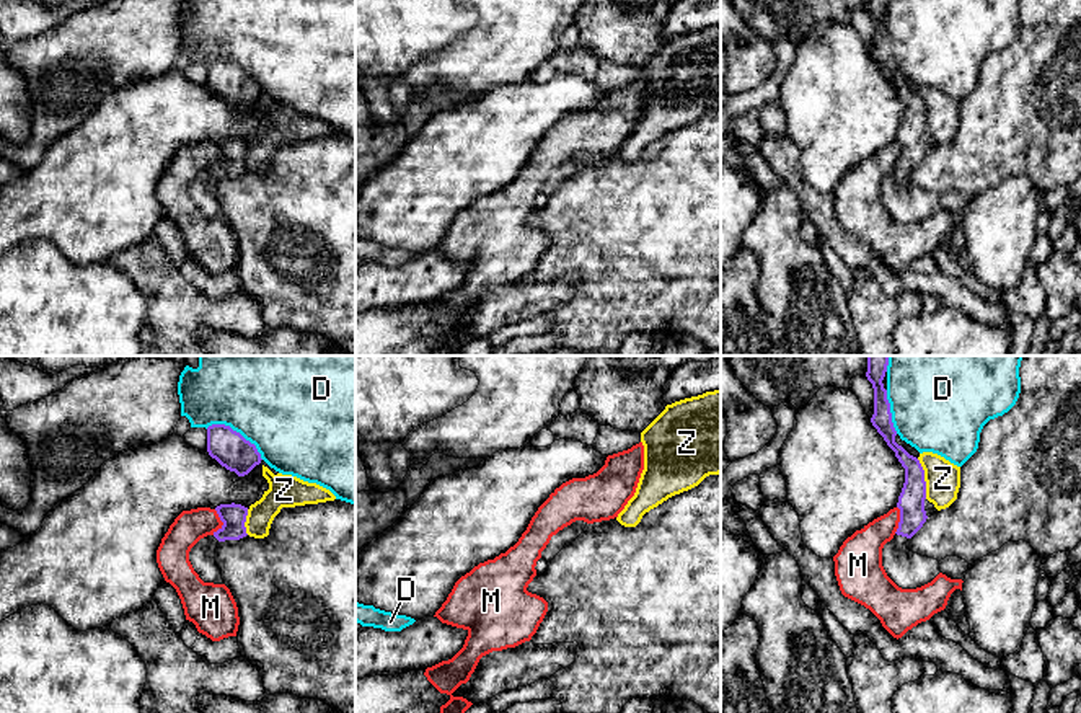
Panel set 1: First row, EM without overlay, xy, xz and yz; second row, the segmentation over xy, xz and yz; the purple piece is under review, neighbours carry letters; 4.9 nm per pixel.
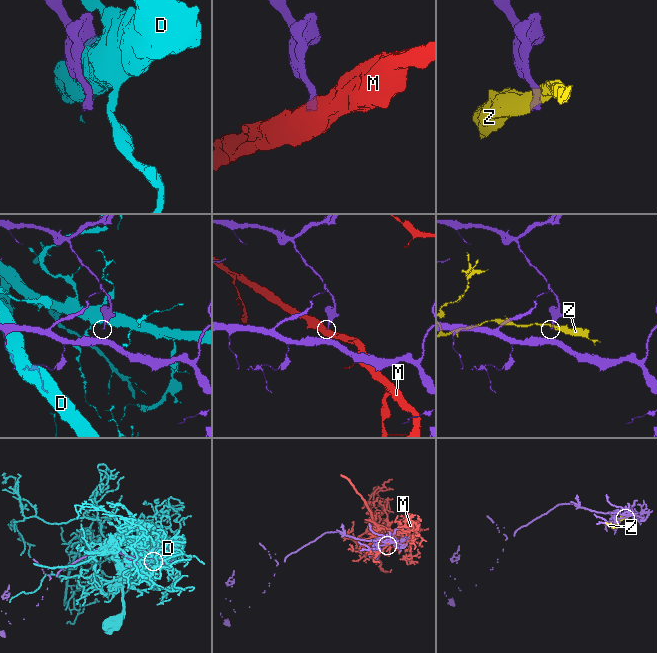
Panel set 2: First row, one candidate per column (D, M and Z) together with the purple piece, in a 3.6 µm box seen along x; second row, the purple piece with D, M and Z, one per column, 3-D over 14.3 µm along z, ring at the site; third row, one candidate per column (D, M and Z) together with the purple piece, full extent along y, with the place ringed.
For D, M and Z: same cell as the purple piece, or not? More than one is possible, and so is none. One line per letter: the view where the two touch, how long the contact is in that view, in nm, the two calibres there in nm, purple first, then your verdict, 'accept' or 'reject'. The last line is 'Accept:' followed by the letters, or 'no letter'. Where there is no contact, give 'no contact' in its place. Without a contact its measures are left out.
D: xy | 320 nm | 180/440 nm | reject
M: xy | 130 nm | 130/160 nm | reject
Z: yz | 200 nm | 130/180 nm | reject
Accept: no letter

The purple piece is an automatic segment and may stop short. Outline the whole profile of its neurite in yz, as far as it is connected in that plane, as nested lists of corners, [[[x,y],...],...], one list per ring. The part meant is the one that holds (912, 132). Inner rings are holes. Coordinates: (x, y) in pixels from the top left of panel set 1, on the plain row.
[[[867,0],[866,11],[874,23],[872,60],[905,103],[905,117],[898,131],[898,163],[882,183],[882,201],[887,210],[902,224],[916,224],[931,217],[939,207],[939,196],[921,191],[907,183],[907,176],[923,162],[928,150],[924,145],[926,116],[920,95],[895,77],[897,65],[892,57],[890,38],[884,23],[887,0]]]

